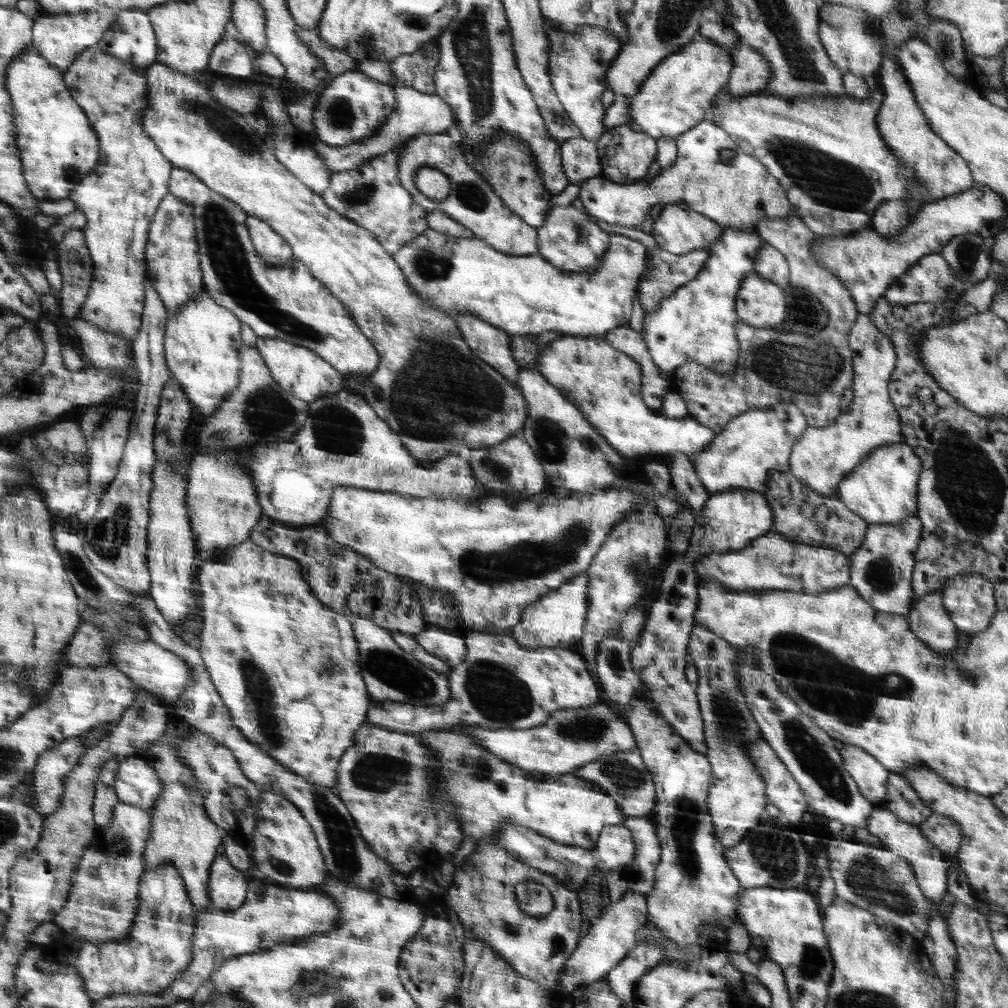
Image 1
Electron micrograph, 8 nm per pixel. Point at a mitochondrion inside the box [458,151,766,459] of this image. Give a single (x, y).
(581, 239)

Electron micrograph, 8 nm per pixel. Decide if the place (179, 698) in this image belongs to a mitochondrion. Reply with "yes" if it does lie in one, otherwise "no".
no

